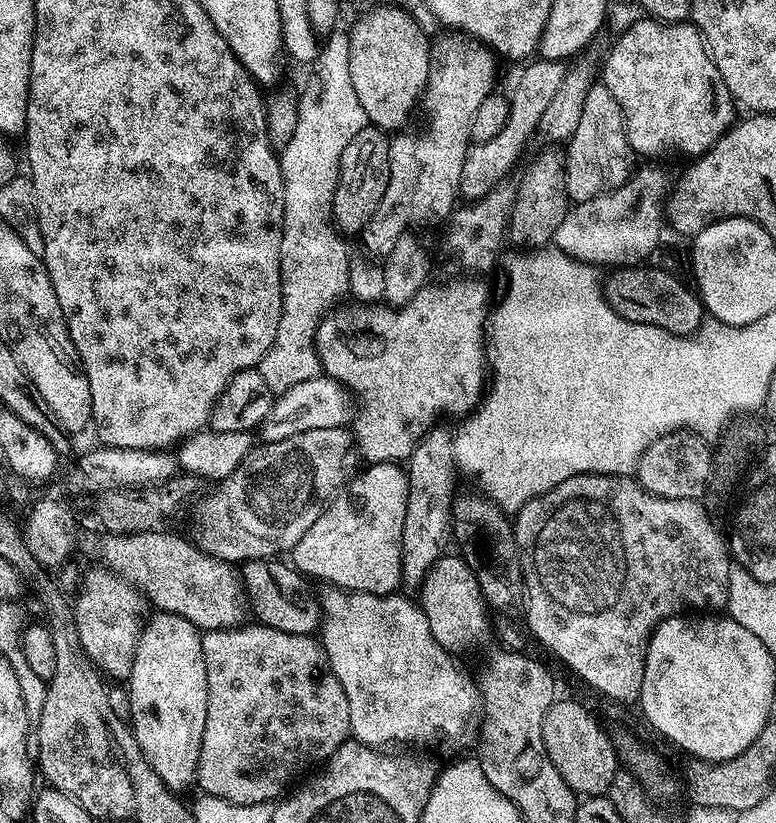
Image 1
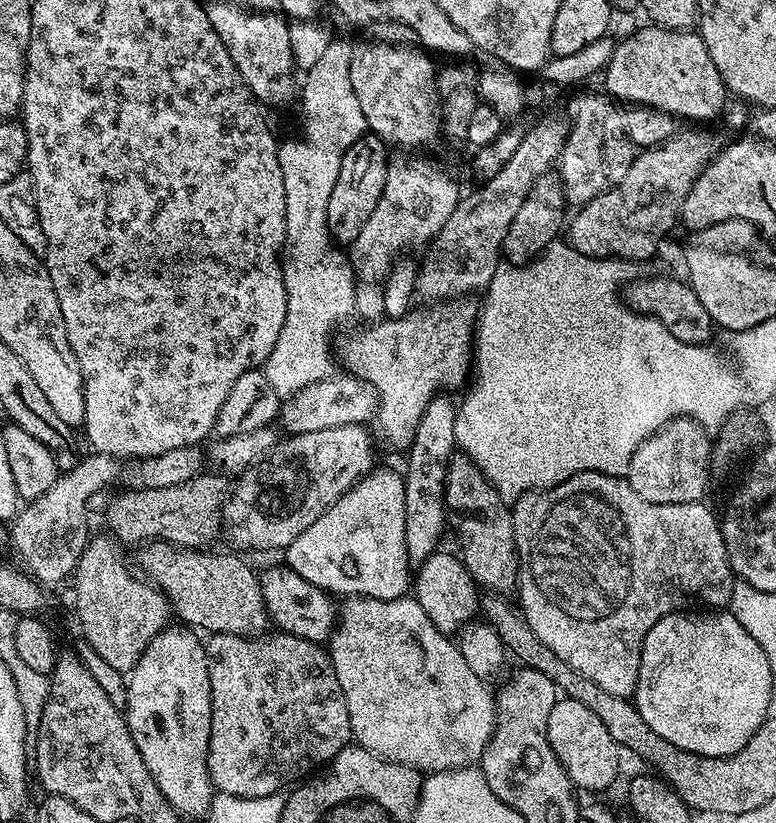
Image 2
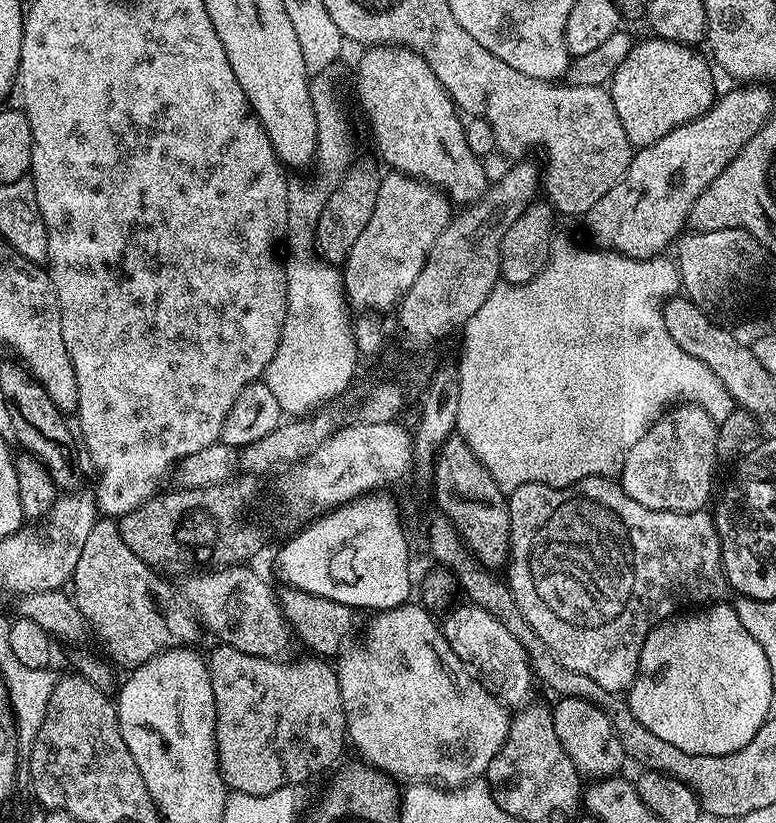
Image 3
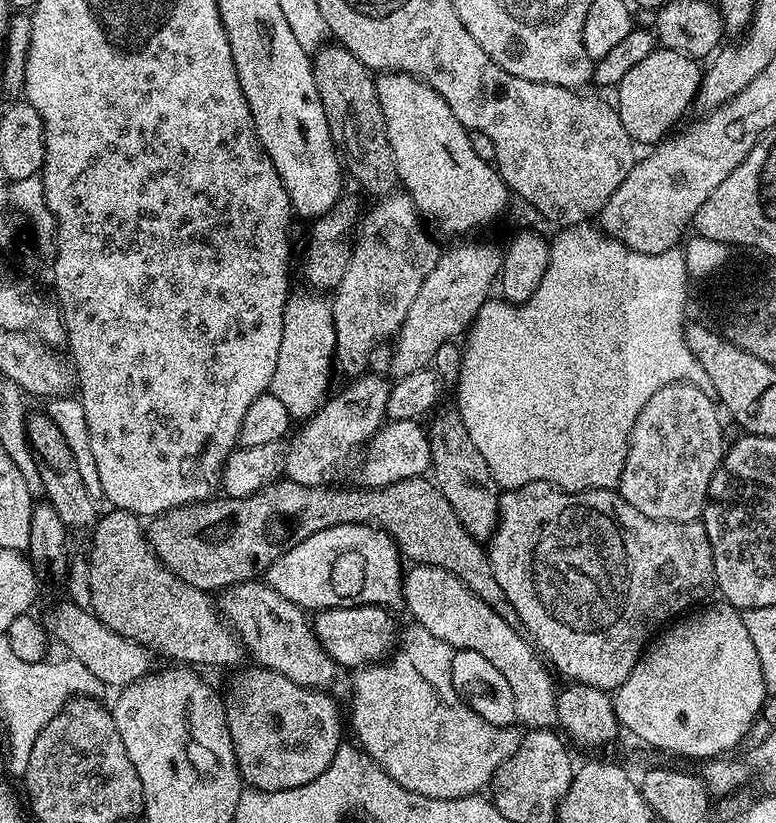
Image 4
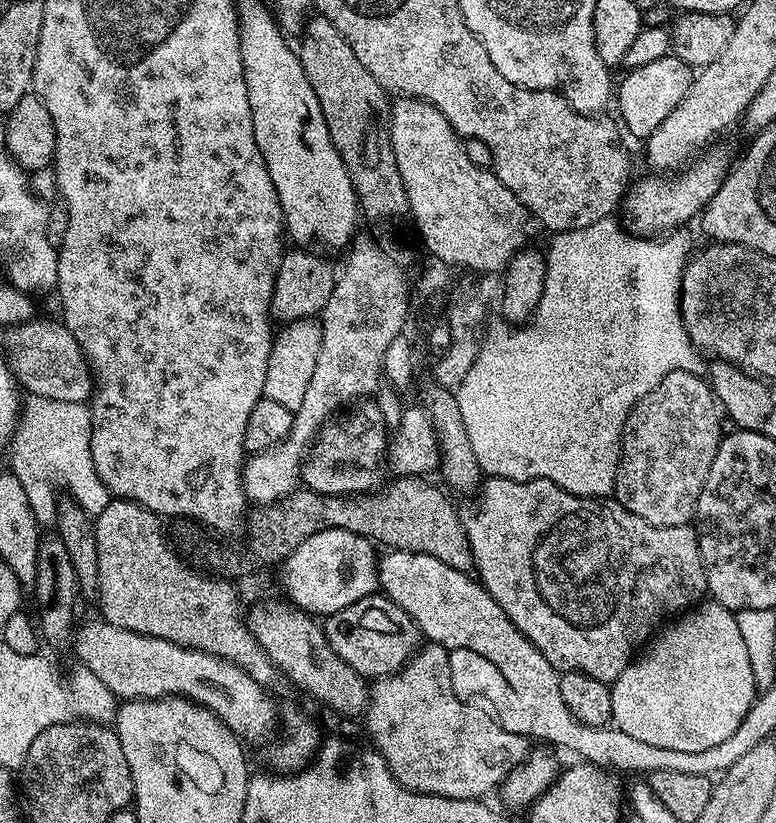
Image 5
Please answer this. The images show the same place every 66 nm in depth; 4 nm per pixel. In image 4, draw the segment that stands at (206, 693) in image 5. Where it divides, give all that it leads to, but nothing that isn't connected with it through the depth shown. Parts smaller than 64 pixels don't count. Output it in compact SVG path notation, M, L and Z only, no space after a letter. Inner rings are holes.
M56 604L48 620L46 619L46 627L51 639L55 643L57 640L68 651L65 653L71 659L82 662L82 666L86 666L86 670L90 670L90 674L94 674L94 678L98 678L101 685L108 687L109 684L113 690L126 688L135 680L149 675L153 667L151 666L153 657L147 648L110 630L87 607L79 608L76 604Z

